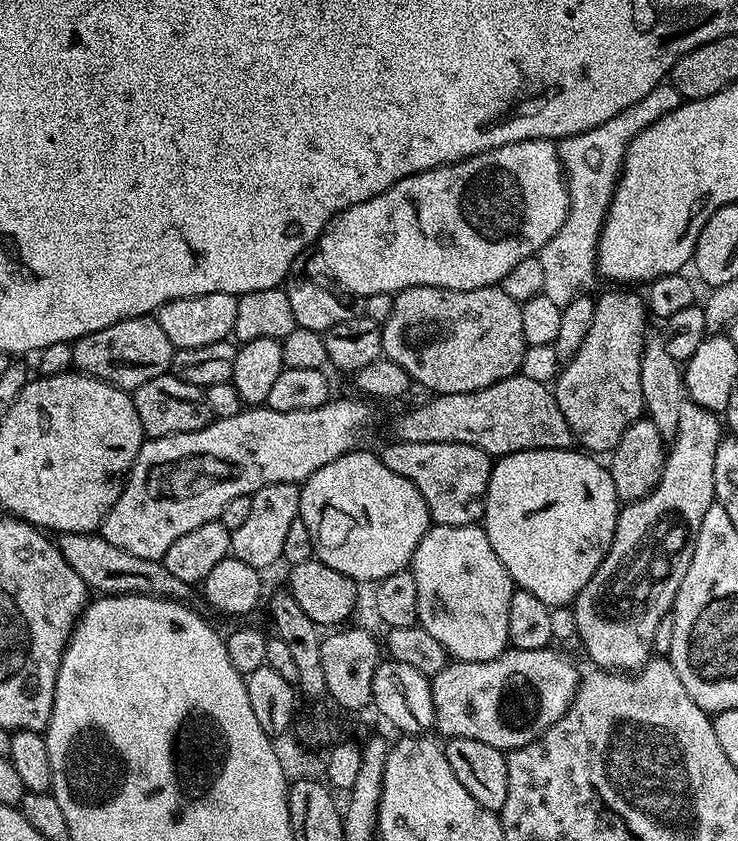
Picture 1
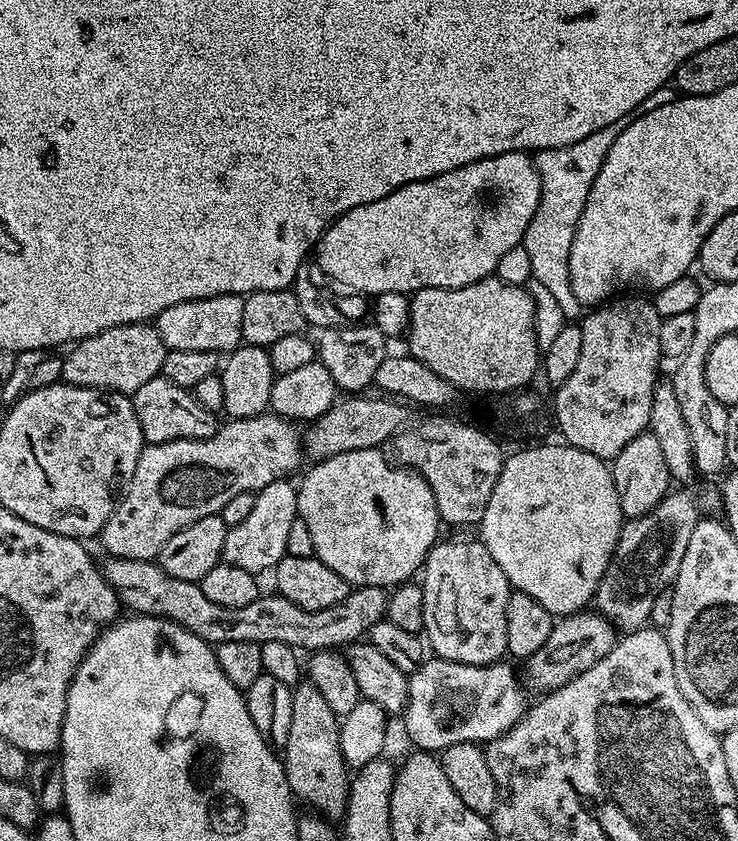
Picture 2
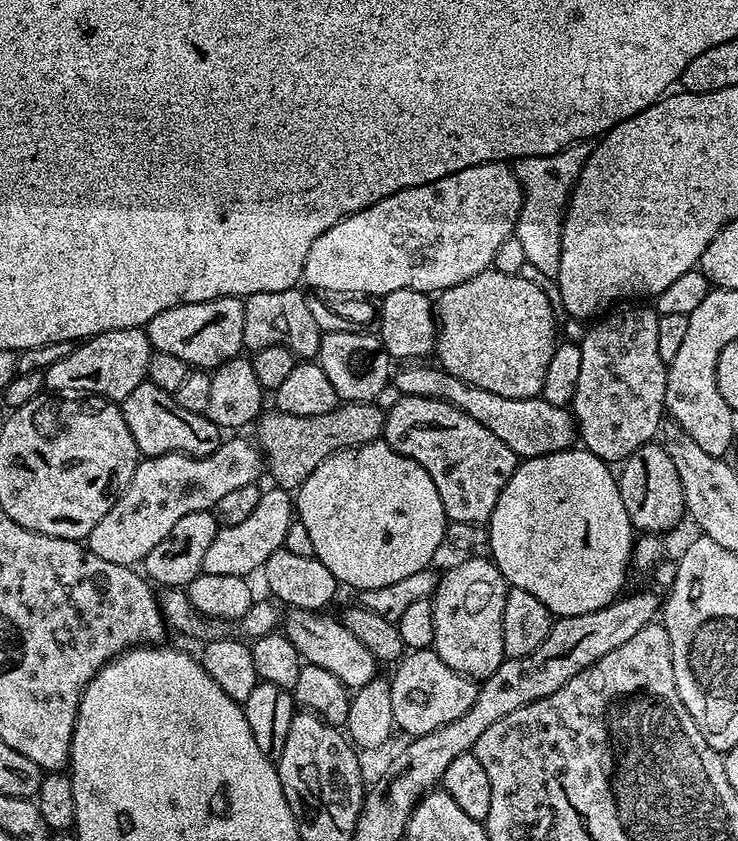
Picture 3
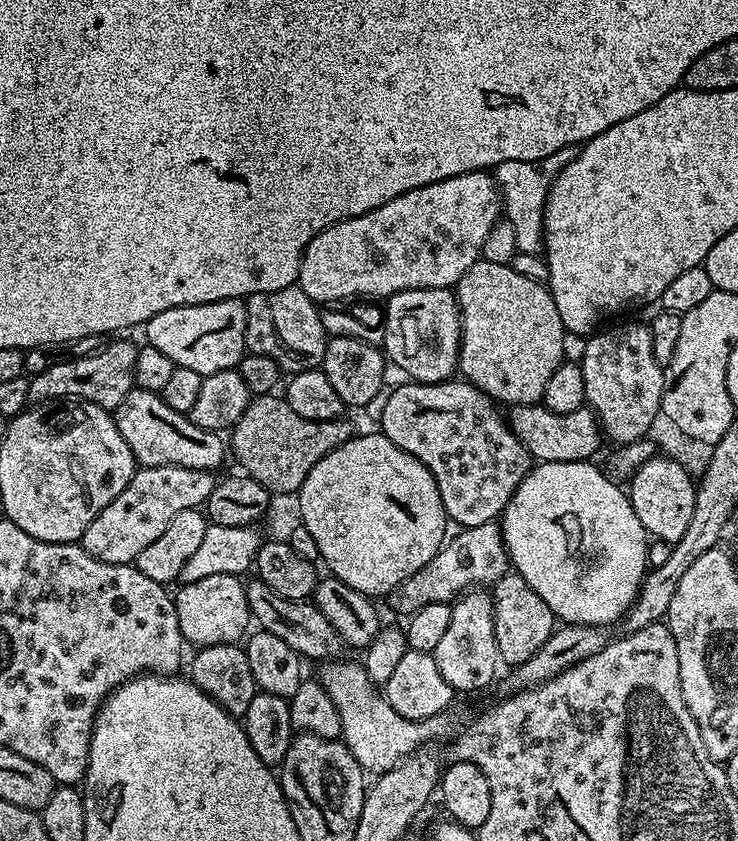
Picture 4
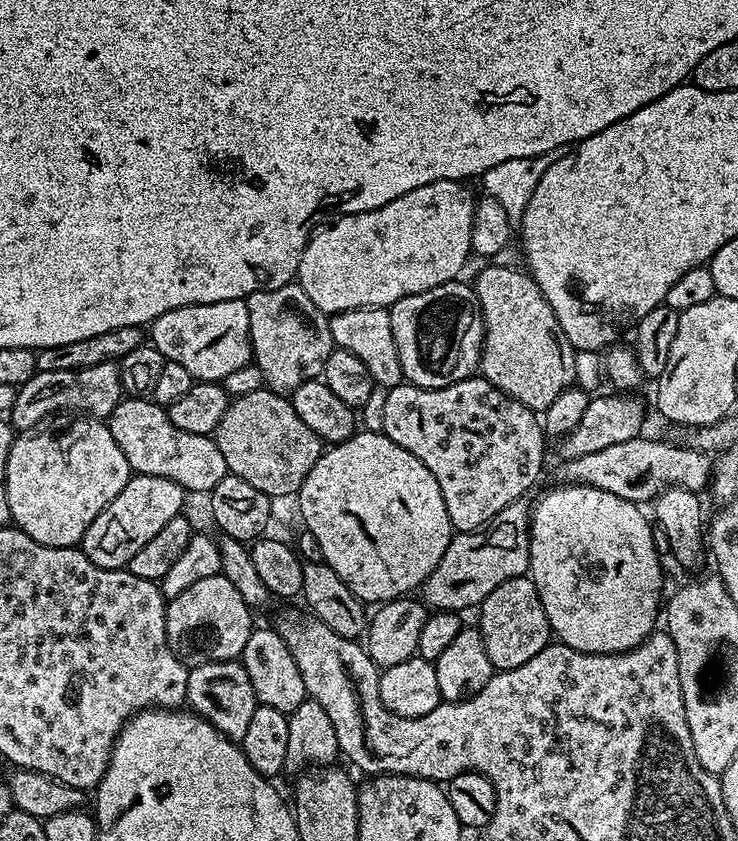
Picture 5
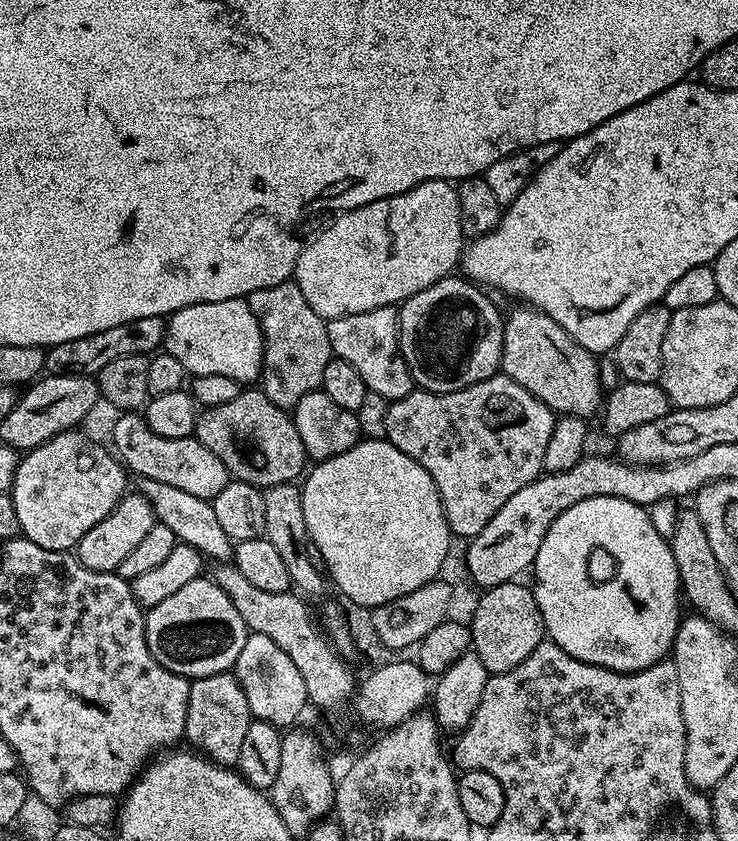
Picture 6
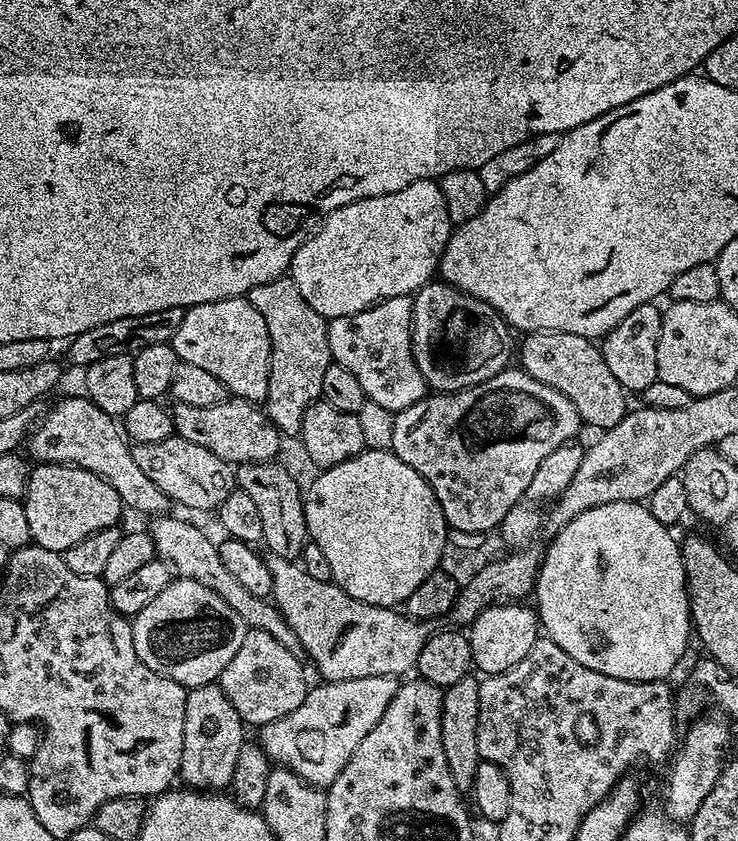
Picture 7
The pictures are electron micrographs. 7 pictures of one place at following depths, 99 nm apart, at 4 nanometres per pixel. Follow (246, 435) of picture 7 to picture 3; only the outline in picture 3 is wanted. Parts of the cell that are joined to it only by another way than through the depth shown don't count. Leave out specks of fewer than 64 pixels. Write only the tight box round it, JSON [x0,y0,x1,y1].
[254,402,386,490]

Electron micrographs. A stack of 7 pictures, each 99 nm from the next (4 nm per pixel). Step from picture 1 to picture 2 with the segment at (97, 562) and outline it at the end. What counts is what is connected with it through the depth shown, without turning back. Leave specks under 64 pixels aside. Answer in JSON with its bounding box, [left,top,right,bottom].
[102,556,389,653]

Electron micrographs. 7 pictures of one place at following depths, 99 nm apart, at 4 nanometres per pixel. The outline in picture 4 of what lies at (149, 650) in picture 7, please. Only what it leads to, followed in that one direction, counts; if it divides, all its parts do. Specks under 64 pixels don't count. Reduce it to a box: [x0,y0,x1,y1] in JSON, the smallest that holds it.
[174,574,250,648]

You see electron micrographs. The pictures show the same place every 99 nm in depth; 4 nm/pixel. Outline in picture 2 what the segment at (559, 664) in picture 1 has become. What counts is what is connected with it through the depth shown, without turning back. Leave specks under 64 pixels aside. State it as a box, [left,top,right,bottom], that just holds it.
[402,658,530,754]

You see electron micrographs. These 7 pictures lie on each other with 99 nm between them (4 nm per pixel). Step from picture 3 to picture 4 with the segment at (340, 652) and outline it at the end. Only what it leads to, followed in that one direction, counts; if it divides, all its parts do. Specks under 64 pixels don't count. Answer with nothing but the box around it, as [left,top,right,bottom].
[244,578,342,661]

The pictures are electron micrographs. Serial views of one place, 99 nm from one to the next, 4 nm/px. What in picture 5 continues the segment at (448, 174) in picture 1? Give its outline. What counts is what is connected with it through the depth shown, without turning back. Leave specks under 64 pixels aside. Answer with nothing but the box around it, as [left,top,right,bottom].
[296,180,477,314]

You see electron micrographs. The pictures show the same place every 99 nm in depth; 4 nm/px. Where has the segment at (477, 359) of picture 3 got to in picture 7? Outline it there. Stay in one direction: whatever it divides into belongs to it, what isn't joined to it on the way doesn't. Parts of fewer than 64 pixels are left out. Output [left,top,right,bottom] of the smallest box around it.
[518,332,630,430]

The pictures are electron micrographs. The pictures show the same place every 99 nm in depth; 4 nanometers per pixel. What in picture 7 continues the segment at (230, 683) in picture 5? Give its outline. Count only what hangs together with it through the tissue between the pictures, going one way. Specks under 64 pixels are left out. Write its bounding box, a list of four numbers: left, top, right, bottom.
[179,683,246,794]

